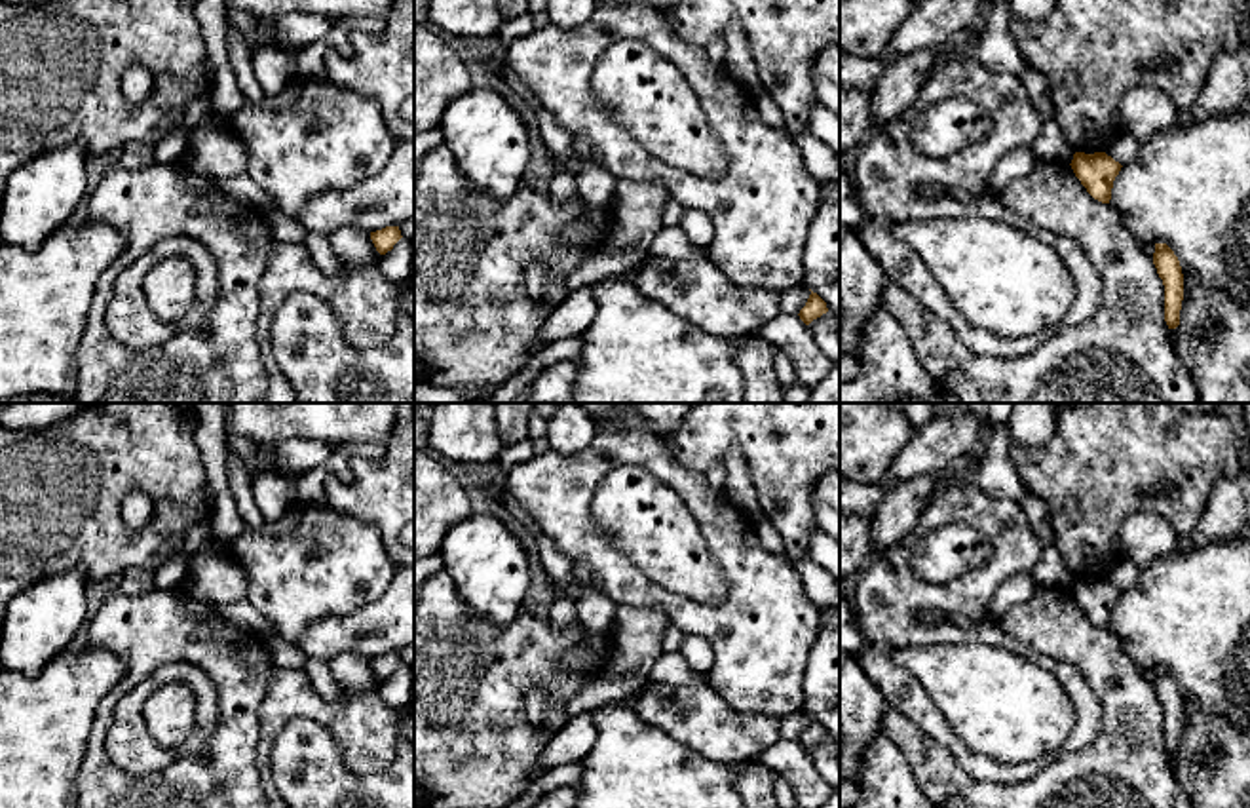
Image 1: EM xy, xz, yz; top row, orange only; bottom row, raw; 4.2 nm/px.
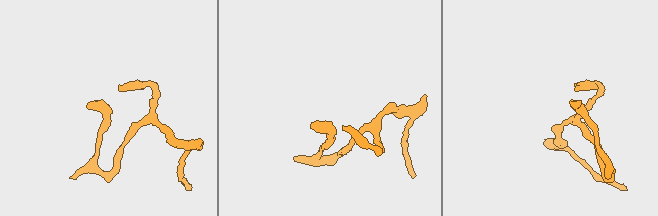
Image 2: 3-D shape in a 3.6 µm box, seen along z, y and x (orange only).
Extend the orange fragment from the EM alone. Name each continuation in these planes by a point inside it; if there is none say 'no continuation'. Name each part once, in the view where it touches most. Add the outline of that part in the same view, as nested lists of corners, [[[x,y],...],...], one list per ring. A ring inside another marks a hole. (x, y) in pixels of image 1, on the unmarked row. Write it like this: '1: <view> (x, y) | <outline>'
no continuation

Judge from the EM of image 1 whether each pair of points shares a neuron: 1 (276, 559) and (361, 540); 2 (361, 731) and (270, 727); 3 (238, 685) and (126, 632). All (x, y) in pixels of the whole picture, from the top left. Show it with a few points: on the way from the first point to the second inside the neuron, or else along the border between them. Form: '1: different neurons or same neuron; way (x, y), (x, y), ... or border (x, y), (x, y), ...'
1: same neuron; way (297, 559), (304, 565), (320, 563), (340, 550)
2: same neuron; way (339, 717), (320, 708), (293, 708)
3: same neuron; way (209, 656), (175, 632), (154, 632)

